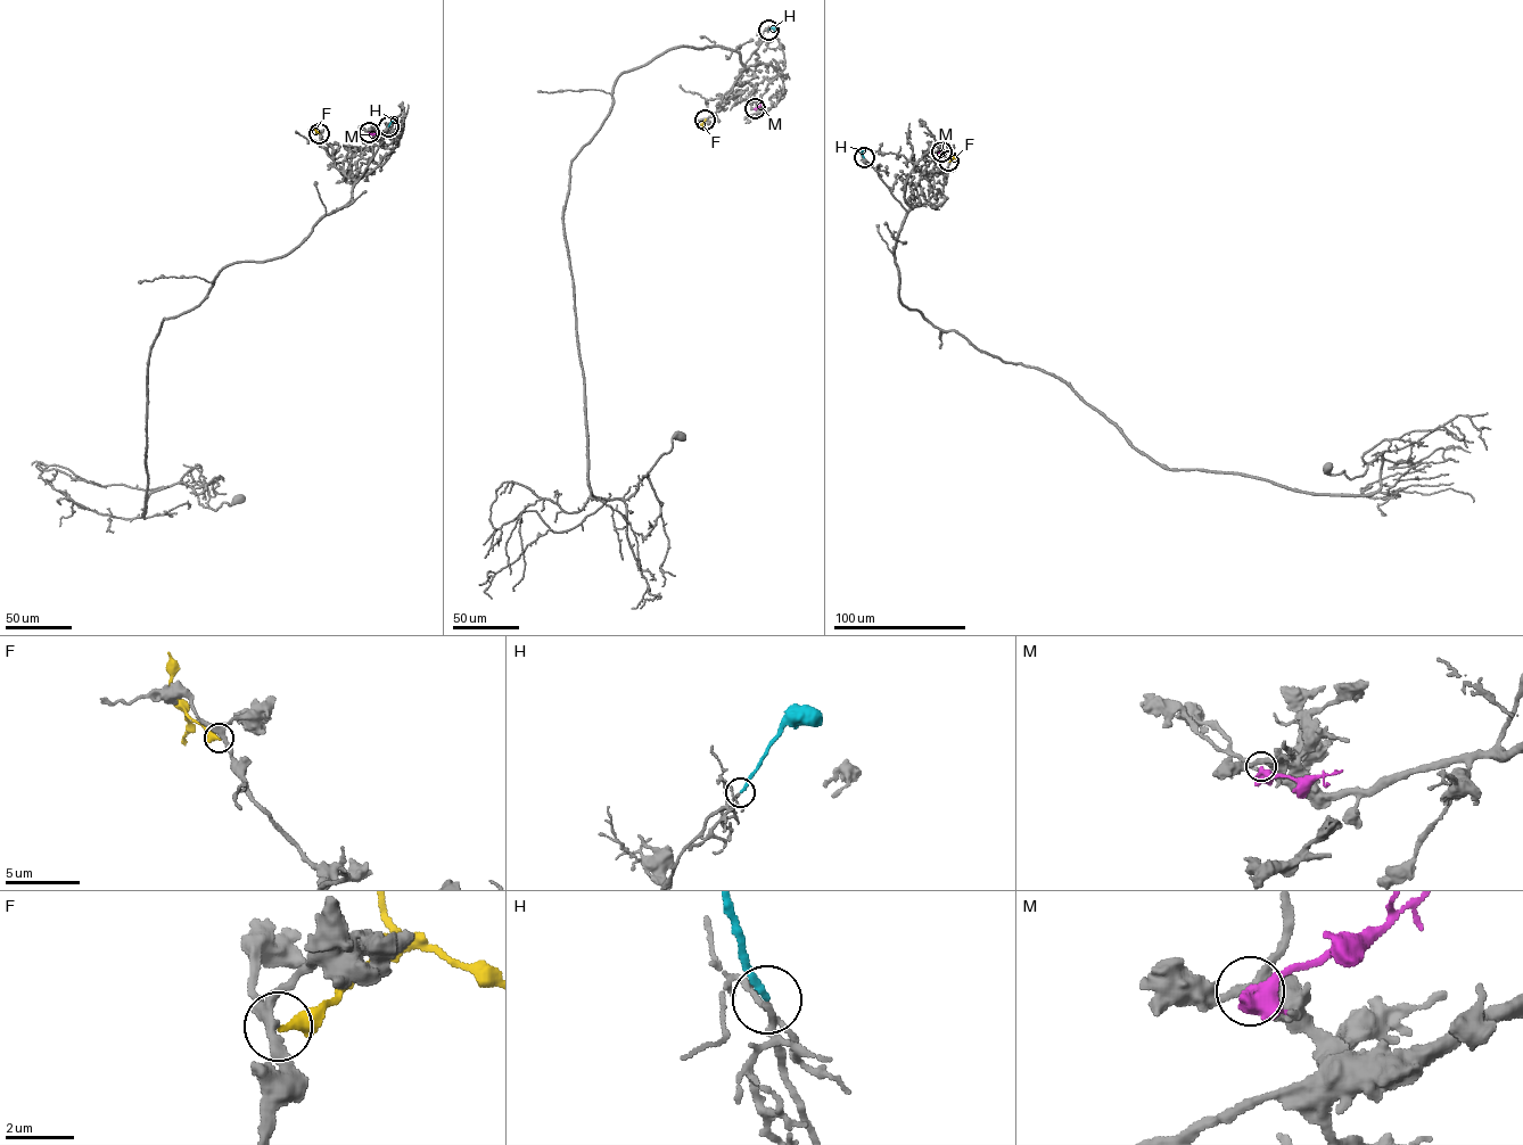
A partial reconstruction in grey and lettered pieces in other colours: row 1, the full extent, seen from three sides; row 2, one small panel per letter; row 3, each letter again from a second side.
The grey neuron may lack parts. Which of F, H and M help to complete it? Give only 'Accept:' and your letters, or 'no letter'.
Accept: H

